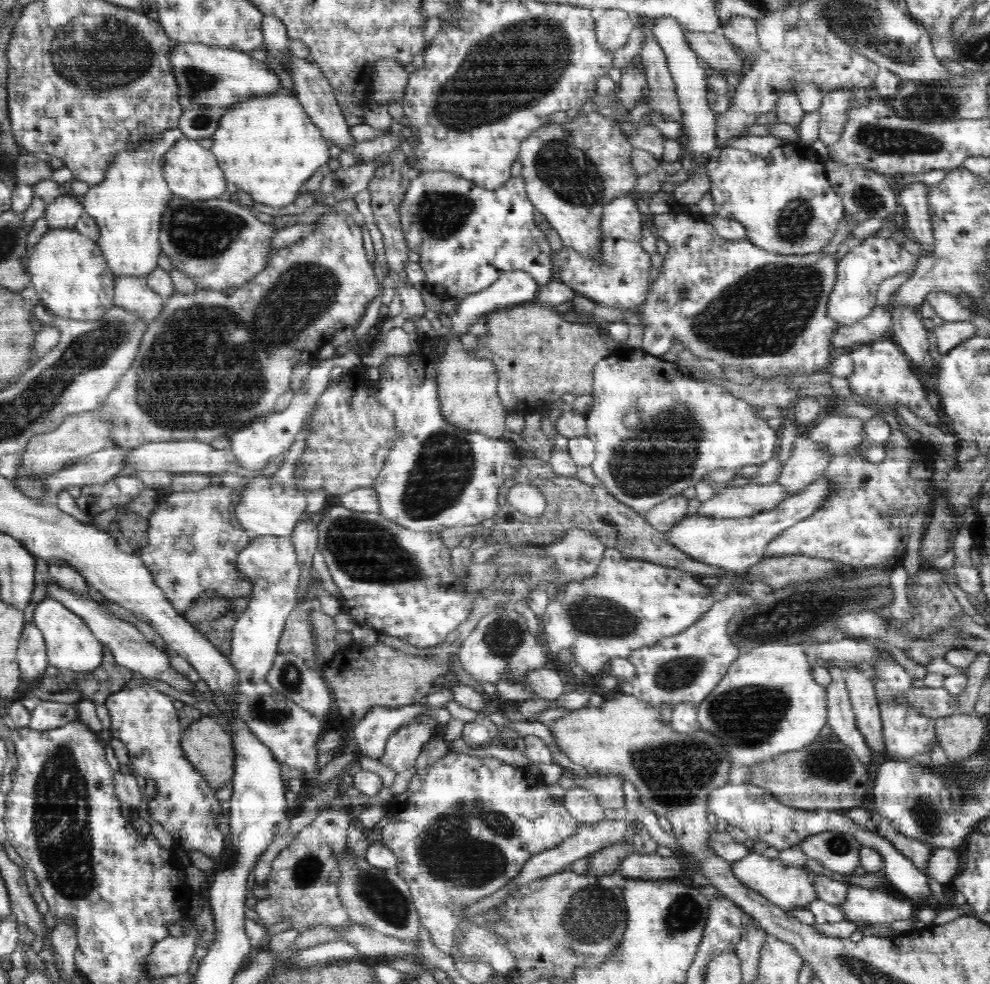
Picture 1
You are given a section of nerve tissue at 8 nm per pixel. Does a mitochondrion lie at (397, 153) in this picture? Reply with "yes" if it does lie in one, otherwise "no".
no

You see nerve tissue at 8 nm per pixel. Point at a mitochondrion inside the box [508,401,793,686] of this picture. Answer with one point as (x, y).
(594, 616)

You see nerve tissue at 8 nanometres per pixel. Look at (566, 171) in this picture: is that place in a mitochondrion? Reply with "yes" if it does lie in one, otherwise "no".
yes

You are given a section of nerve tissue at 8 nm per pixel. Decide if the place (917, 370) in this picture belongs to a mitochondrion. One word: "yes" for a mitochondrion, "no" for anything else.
no

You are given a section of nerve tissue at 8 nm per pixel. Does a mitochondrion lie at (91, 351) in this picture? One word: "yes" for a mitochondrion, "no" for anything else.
yes

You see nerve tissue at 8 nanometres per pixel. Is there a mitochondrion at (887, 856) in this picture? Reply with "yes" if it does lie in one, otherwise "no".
no

